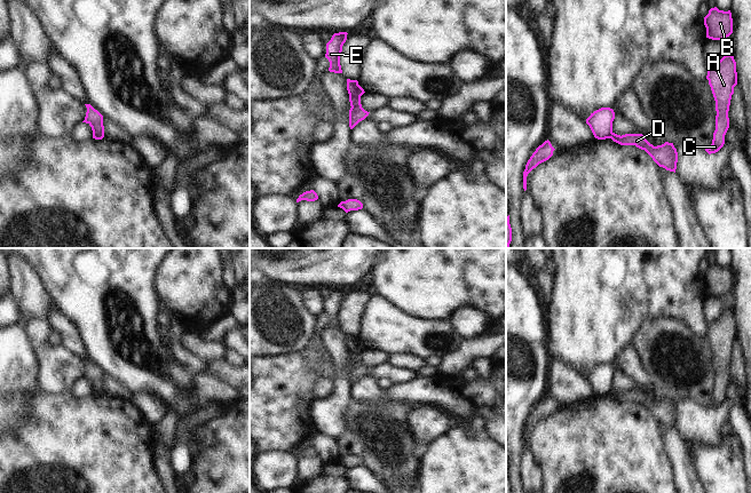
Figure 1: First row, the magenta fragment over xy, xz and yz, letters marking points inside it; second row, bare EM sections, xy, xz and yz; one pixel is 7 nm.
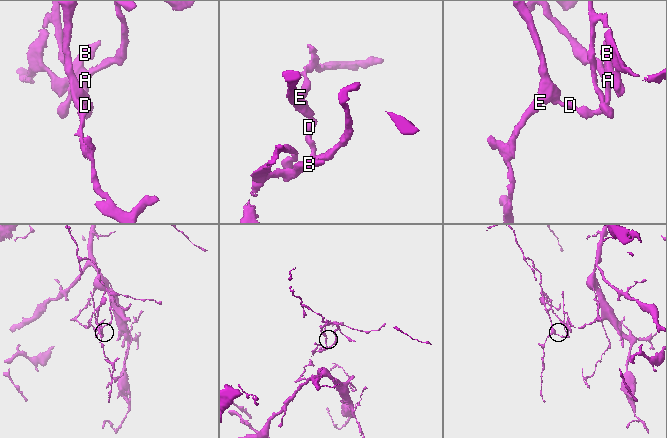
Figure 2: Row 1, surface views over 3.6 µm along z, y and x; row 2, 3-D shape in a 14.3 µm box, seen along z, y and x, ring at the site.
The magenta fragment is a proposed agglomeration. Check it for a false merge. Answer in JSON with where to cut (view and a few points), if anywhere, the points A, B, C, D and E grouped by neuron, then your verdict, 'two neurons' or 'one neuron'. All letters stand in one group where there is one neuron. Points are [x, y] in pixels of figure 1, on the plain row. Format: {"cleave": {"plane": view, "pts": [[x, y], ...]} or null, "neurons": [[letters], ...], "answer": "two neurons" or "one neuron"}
{"cleave": {"plane": "xz", "pts": [[349, 351], [360, 354]]}, "neurons": [["A", "B", "C", "D"], ["E"]], "answer": "two neurons"}

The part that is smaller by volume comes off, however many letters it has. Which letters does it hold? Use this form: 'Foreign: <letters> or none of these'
Foreign: E

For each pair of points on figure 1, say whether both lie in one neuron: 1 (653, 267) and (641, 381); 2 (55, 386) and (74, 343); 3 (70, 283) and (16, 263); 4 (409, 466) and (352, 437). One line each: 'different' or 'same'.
1: different
2: different
3: different
4: same

